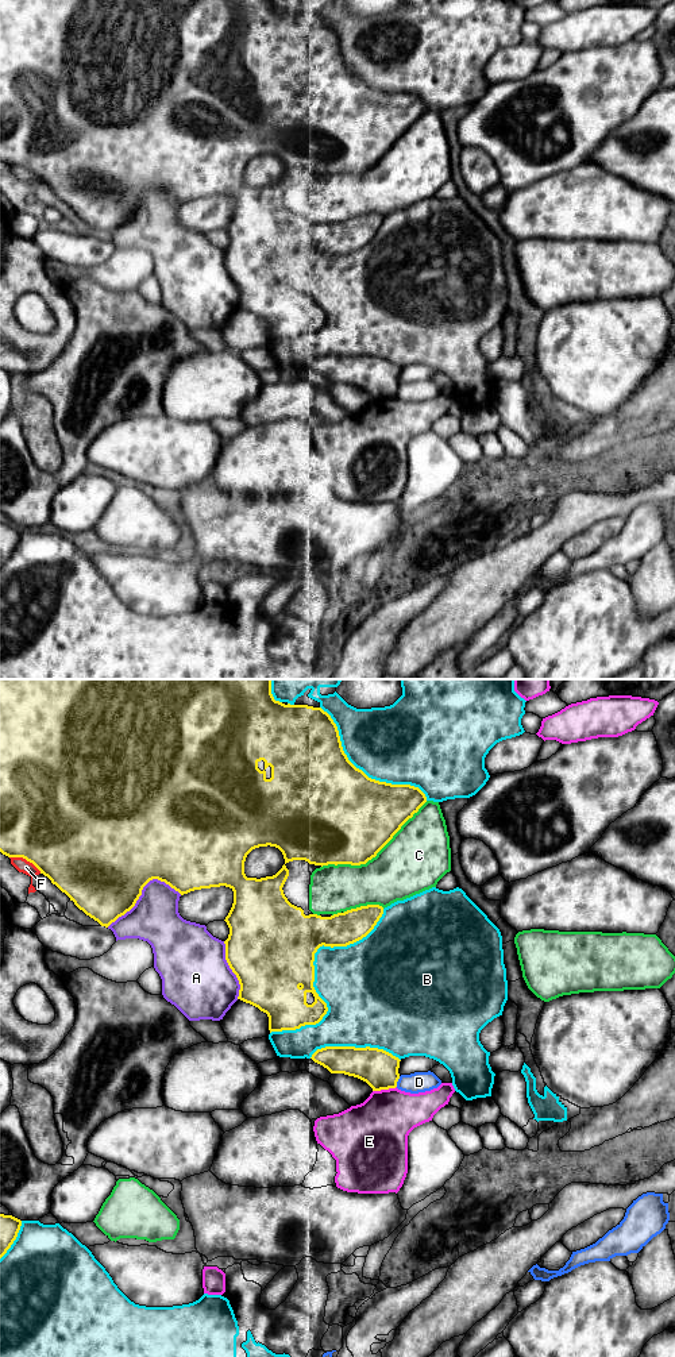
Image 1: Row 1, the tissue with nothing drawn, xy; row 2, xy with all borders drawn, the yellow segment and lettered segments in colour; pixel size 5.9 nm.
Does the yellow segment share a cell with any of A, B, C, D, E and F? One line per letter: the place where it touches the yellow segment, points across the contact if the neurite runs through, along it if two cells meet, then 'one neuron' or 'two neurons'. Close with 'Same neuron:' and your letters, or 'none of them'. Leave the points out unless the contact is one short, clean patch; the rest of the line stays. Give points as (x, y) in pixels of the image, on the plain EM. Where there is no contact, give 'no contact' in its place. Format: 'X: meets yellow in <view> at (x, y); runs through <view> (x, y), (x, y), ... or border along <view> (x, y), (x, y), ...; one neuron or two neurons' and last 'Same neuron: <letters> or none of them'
A: meets yellow in xy at (141, 200); two neurons
B: meets yellow in xy at (313, 281); two neurons
C: meets yellow in xy at (375, 164); two neurons
D: meets yellow in xy at (397, 389); border along xy (400, 385), (396, 394); two neurons
E: meets yellow in xy at (384, 397); two neurons
F: meets yellow in xy at (26, 168); two neurons
Same neuron: none of them

